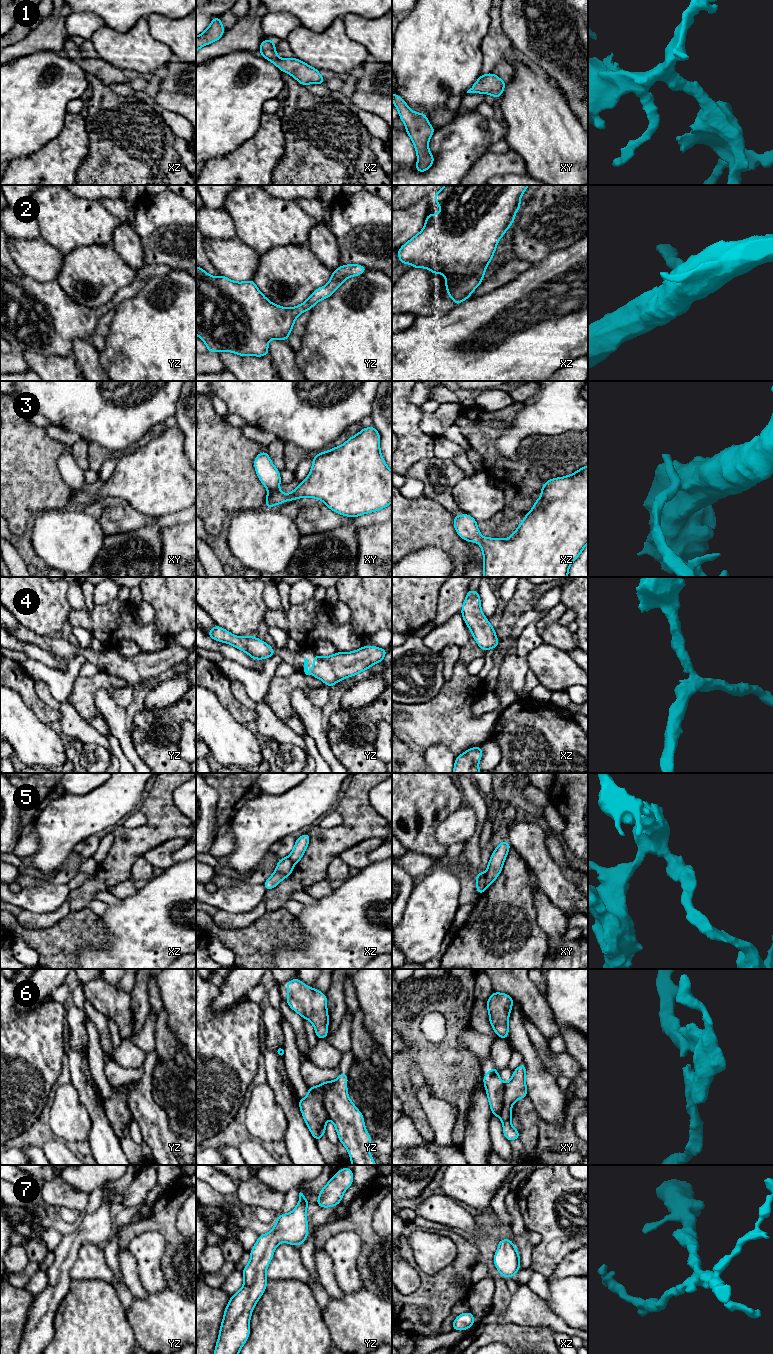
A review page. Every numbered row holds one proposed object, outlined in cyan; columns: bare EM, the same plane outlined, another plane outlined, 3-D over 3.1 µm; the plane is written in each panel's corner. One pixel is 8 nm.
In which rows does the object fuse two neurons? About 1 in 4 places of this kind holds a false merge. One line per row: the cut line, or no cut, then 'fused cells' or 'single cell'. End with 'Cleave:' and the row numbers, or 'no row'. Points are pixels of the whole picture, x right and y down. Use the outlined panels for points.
1: no cut | single cell
2: no cut | single cell
3: no cut | single cell
4: no cut | single cell
5: xy (485, 872), (486, 888) | fused cells
6: no cut | single cell
7: no cut | single cell
Cleave: 5

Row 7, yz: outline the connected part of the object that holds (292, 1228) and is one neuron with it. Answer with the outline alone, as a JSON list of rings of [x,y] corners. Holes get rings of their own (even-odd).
[[[299,1193],[299,1204],[288,1214],[279,1214],[274,1228],[270,1233],[258,1236],[256,1244],[250,1251],[251,1258],[249,1263],[242,1271],[244,1284],[243,1287],[231,1296],[227,1307],[224,1310],[223,1321],[220,1326],[219,1337],[216,1343],[214,1354],[239,1354],[240,1349],[246,1343],[250,1335],[250,1319],[255,1304],[266,1290],[267,1267],[272,1260],[274,1251],[280,1242],[299,1246],[308,1237],[308,1223],[306,1209],[310,1203],[303,1193]]]

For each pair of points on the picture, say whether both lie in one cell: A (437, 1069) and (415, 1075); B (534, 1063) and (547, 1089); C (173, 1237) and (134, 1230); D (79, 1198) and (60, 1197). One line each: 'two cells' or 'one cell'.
A: two cells
B: one cell
C: one cell
D: one cell

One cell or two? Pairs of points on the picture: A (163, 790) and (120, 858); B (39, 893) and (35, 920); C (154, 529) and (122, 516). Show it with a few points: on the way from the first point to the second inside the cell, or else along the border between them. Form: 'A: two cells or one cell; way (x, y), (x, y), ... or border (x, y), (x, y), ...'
A: one cell; way (160, 807), (160, 818), (137, 841)
B: two cells; border (59, 907), (47, 913), (31, 913), (22, 910)
C: two cells; border (158, 518), (153, 523), (123, 532)

